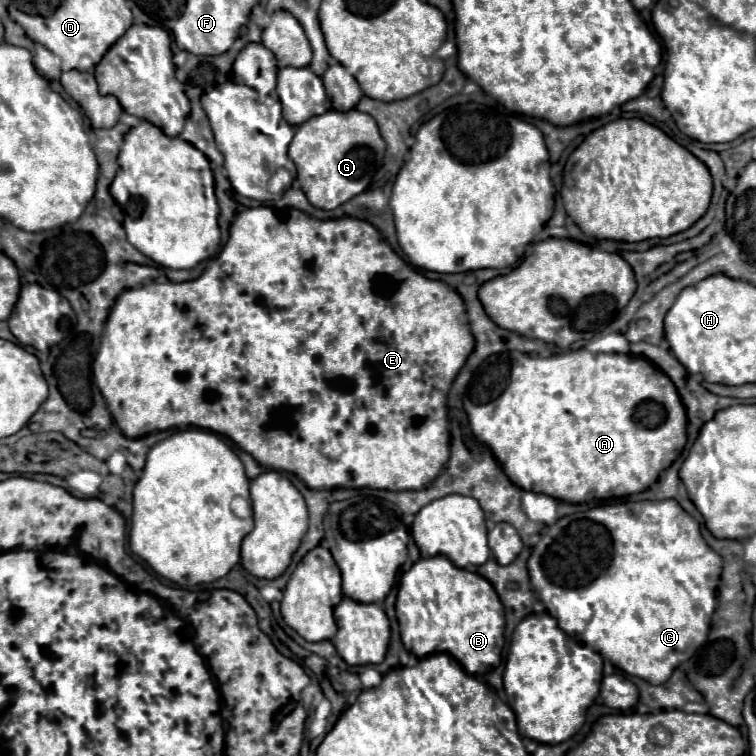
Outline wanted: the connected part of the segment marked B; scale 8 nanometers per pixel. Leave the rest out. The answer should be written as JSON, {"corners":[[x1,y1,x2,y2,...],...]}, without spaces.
{"corners":[[445,556,421,558,403,574,397,594,397,620,405,648,419,658,435,652,451,654,473,676,501,664,505,612,497,592,483,576,457,568]]}

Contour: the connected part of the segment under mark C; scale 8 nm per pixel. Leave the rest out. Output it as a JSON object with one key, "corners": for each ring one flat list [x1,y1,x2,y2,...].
{"corners":[[661,500,661,502,621,502,621,504,603,504,595,506,587,512,577,512,571,516,559,518,553,526,547,526,541,530,541,540,533,546,533,552,529,556,529,578,533,584,533,590,539,594,545,610,557,620,559,628,573,640,579,640,581,644,593,648,603,658,611,660,617,668,623,672,643,678,649,684,663,684,671,672,685,660,689,660,707,640,711,614,715,610,715,590,721,576,721,556,713,552,707,542,703,540,699,532,699,524,675,502,675,500]]}

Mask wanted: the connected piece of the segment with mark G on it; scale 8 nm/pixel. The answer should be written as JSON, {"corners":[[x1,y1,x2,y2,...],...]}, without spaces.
{"corners":[[329,110,313,116,295,128,295,138,289,144,289,158,297,166,297,180,307,200,323,210,333,210,349,198,361,194,385,154,385,142,379,134,375,120,359,110,337,112]]}

